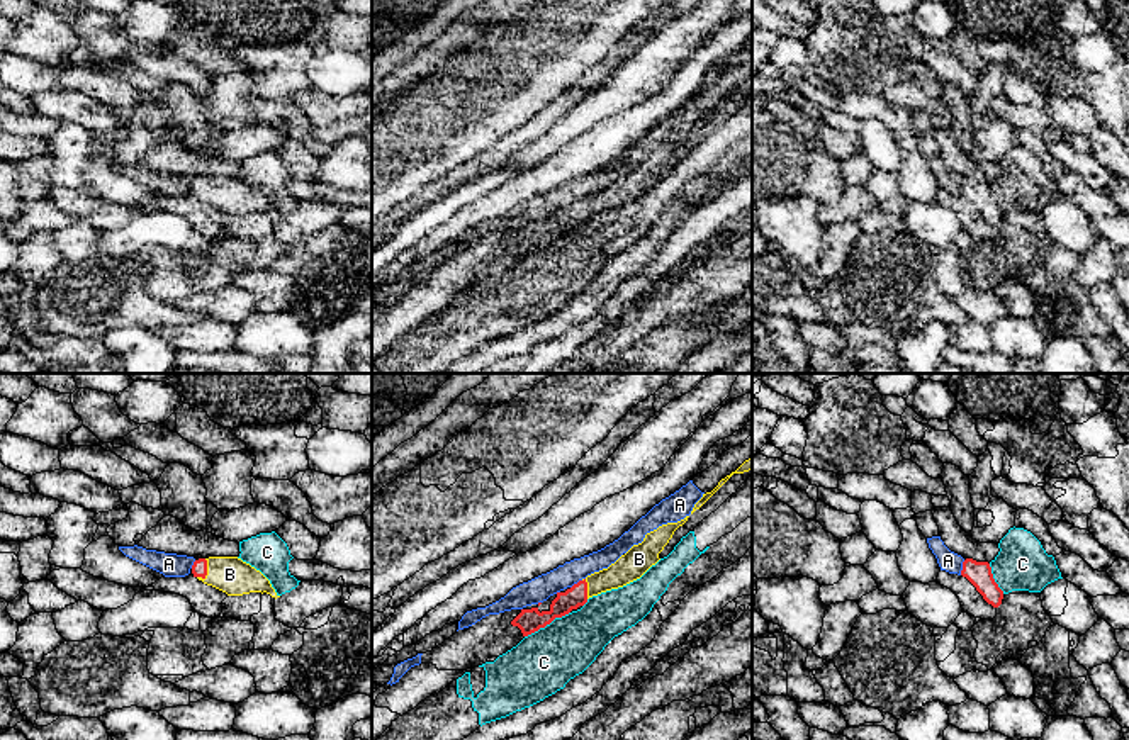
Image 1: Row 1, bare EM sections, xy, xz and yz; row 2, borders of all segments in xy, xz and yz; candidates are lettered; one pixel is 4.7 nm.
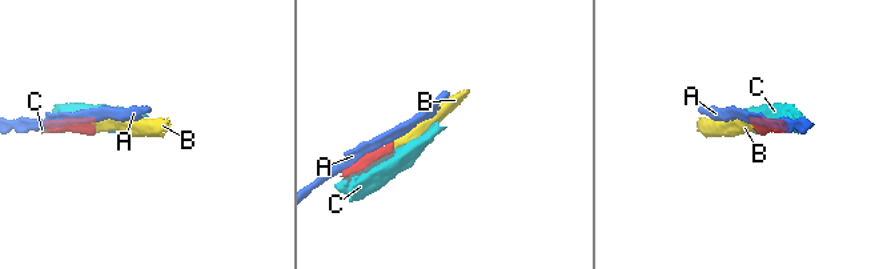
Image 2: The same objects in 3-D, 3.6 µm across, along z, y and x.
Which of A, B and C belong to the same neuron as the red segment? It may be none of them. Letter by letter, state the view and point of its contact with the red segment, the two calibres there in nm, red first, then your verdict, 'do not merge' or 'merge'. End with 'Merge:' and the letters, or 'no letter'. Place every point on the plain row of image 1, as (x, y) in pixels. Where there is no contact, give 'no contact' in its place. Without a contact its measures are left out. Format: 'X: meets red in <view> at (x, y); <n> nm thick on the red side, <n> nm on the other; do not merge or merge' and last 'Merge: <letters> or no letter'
A: meets red in yz at (963, 187); 110 nm thick on the red side, 100 nm on the other; do not merge
B: meets red in xy at (206, 189); 80 nm thick on the red side, 180 nm on the other; merge
C: meets red in xz at (547, 243); 110 nm thick on the red side, 300 nm on the other; do not merge
Merge: B

